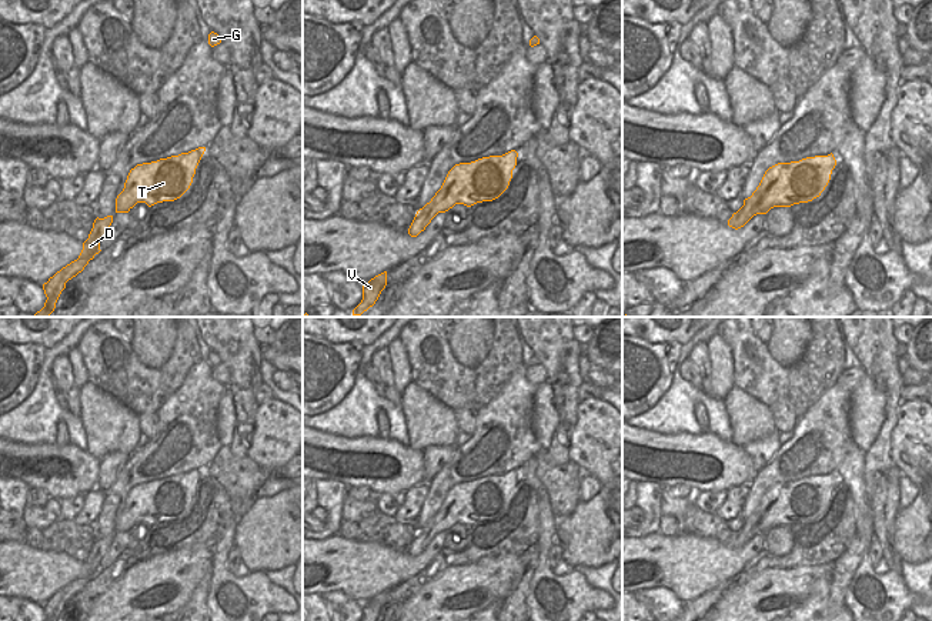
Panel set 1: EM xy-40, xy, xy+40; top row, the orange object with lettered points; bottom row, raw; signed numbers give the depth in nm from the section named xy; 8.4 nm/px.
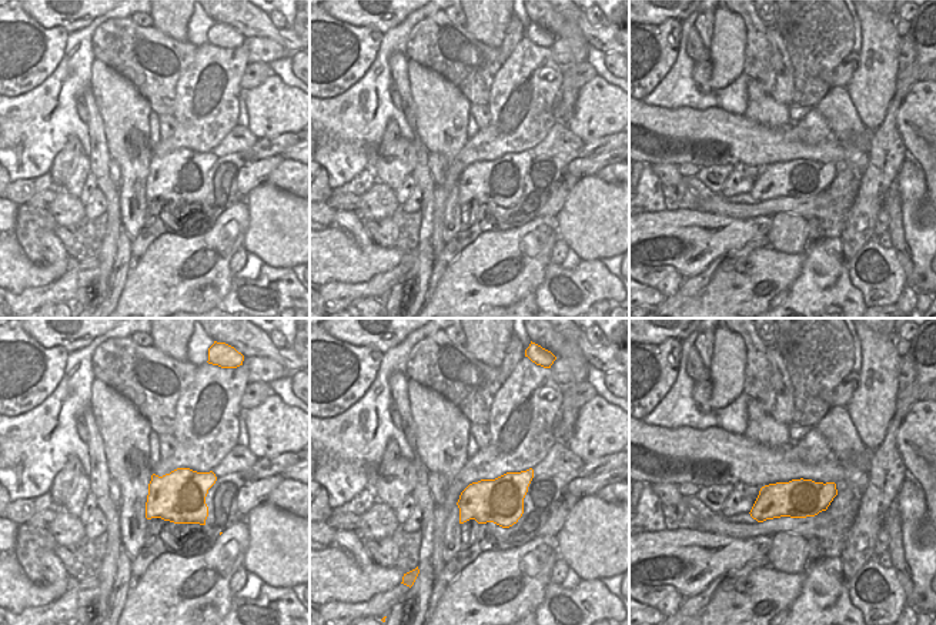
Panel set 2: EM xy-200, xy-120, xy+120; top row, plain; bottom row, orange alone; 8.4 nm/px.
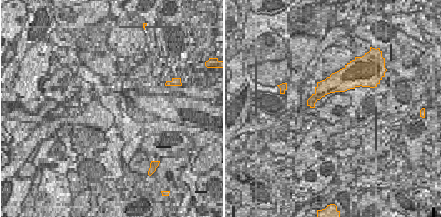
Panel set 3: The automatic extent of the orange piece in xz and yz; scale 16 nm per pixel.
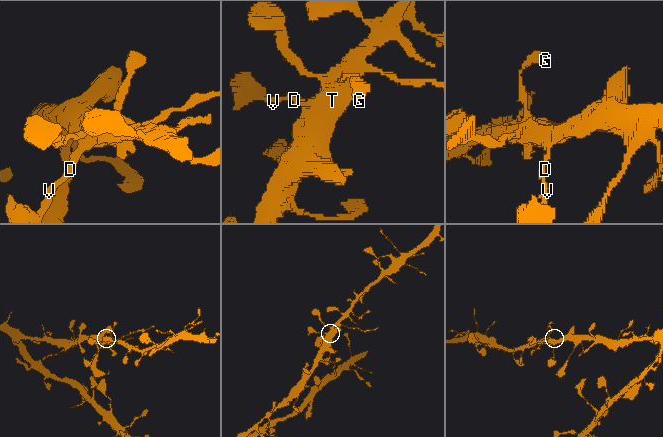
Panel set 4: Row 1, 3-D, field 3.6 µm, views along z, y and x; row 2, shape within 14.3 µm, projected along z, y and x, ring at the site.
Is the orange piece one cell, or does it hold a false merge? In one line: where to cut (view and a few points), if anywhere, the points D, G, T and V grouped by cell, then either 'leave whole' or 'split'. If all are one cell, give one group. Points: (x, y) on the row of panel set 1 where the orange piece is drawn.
no cut; D G T V; leave whole

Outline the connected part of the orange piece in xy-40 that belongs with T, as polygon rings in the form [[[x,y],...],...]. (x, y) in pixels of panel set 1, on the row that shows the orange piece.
[[[206,151],[188,153],[137,164],[130,170],[123,191],[116,198],[116,213],[128,213],[137,203],[148,207],[180,198],[191,186],[196,168]]]

